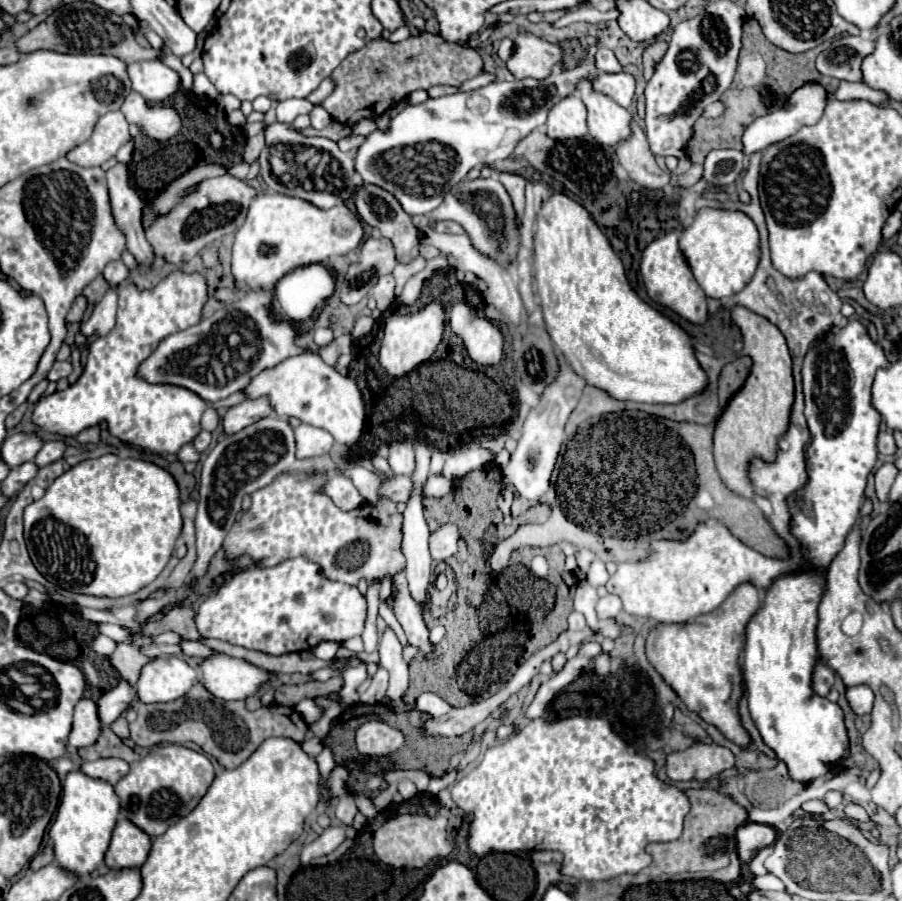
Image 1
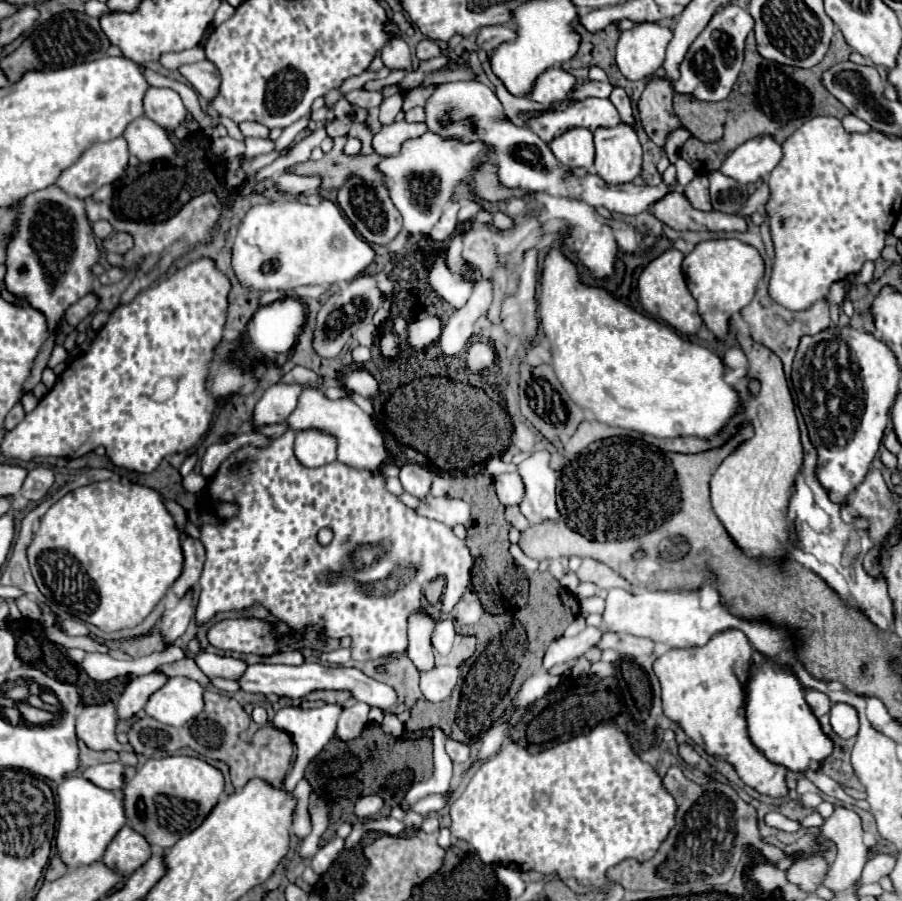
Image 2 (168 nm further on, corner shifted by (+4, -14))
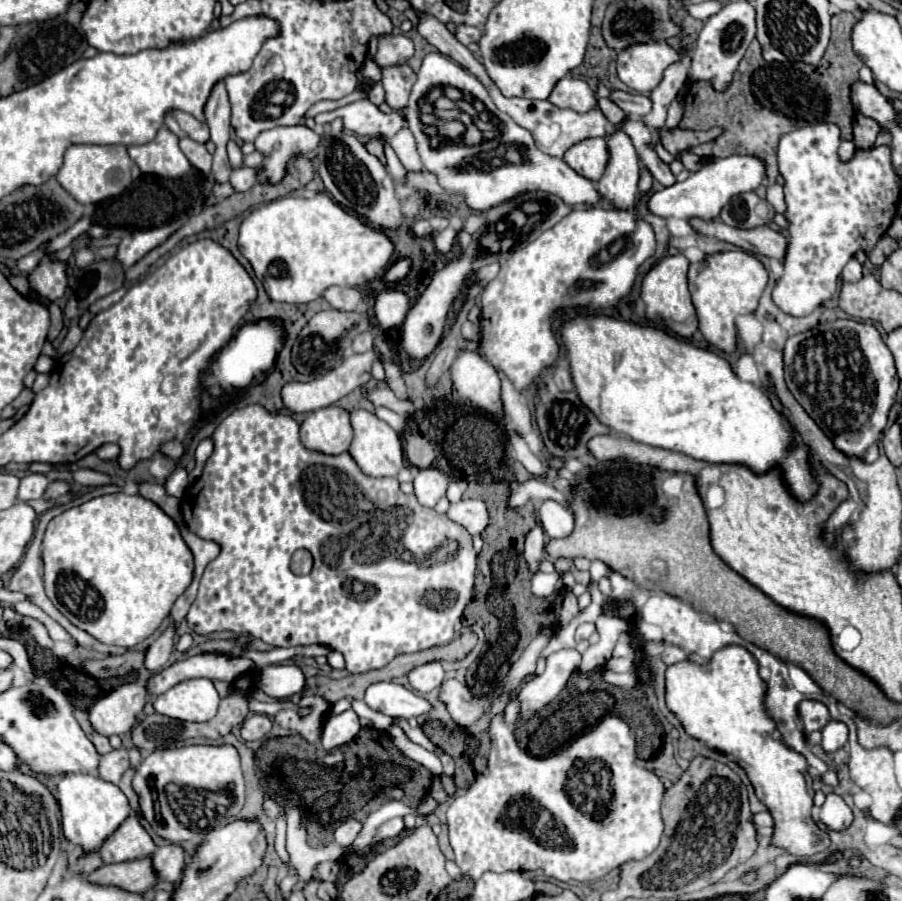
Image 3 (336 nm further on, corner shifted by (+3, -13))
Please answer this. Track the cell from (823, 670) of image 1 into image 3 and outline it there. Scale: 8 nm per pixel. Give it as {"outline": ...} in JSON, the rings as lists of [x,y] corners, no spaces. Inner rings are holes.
{"outline":[[[816,700],[800,702],[798,714],[800,714],[800,718],[804,722],[804,730],[808,734],[814,732],[814,730],[822,730],[828,724],[828,720],[830,720],[828,708],[822,702],[816,702]]]}

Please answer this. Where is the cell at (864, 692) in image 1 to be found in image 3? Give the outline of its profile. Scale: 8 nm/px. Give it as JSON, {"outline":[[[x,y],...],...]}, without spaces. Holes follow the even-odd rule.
{"outline":[[[828,722],[822,728],[822,748],[824,752],[836,752],[848,742],[848,728],[842,722]]]}

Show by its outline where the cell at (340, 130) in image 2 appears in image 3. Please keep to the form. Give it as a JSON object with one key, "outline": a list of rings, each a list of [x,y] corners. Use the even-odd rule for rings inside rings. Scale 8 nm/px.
{"outline":[[[304,124],[298,126],[278,126],[274,130],[264,130],[254,140],[256,152],[264,156],[260,162],[260,174],[264,182],[278,184],[286,176],[286,164],[294,156],[302,156],[314,150],[320,136]]]}

